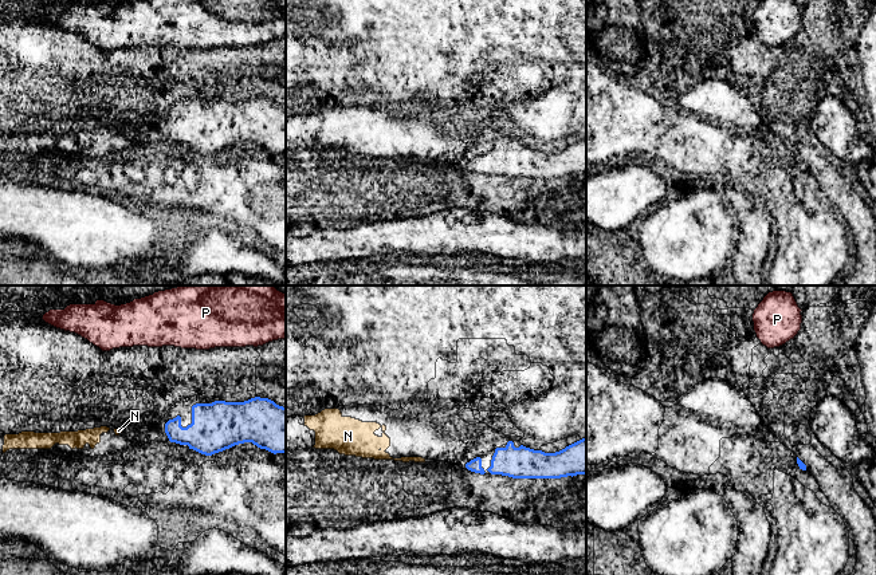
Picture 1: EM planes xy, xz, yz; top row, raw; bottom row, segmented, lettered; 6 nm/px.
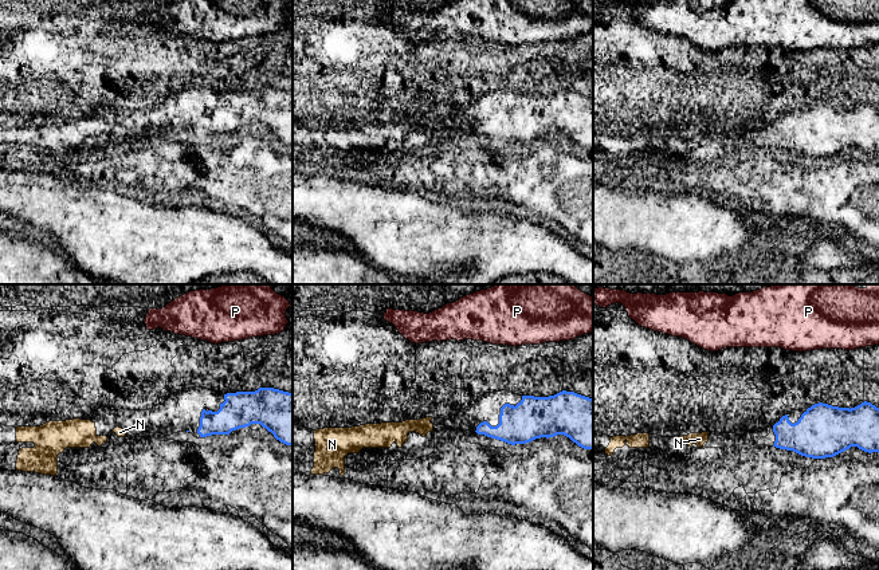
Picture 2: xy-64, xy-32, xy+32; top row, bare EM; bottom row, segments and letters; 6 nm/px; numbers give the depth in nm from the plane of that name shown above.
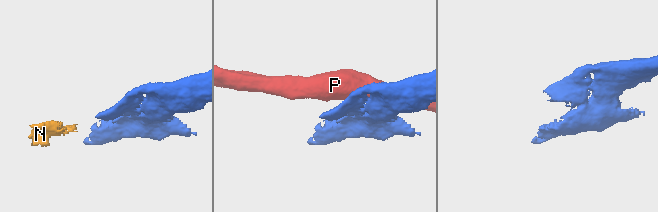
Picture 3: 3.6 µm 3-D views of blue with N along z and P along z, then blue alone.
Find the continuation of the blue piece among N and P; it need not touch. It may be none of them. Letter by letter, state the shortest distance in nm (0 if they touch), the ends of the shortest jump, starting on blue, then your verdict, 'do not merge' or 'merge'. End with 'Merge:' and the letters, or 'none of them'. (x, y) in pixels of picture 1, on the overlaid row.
N: 240 nm | xz (466, 464), (424, 461) | merge
P: 300 nm | xy (255, 397), (255, 346) | do not merge
Merge: N

